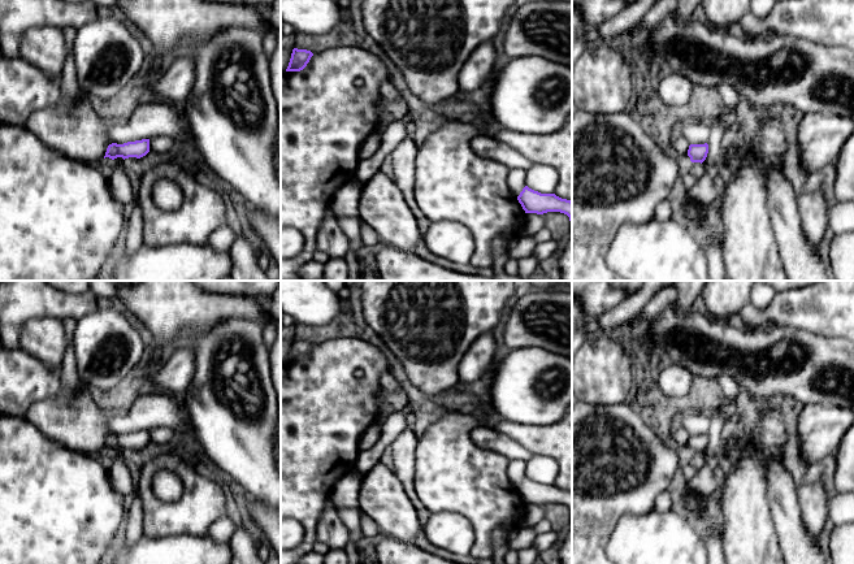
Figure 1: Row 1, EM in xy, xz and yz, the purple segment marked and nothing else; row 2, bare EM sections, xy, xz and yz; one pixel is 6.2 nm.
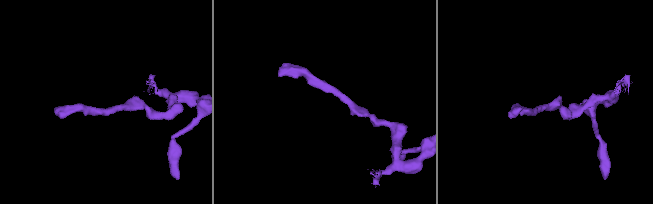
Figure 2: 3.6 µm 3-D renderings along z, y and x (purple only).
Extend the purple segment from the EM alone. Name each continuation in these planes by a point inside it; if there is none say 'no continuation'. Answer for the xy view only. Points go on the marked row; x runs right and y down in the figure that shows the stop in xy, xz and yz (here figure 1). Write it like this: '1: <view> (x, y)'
no continuation

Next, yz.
no continuation

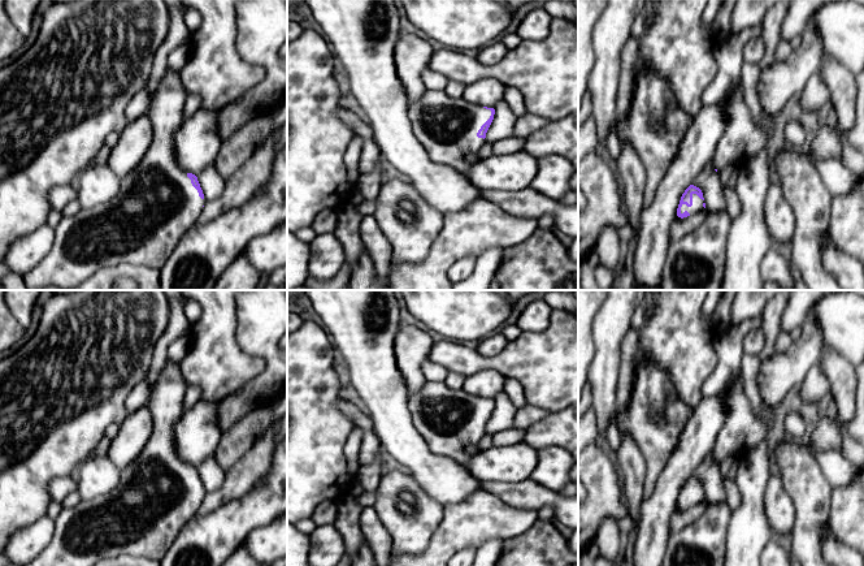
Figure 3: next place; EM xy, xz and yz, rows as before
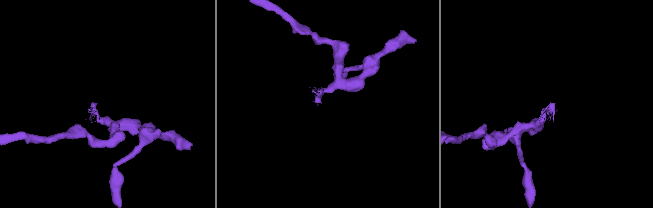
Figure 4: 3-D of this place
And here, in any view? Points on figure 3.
1: yz (697, 207)

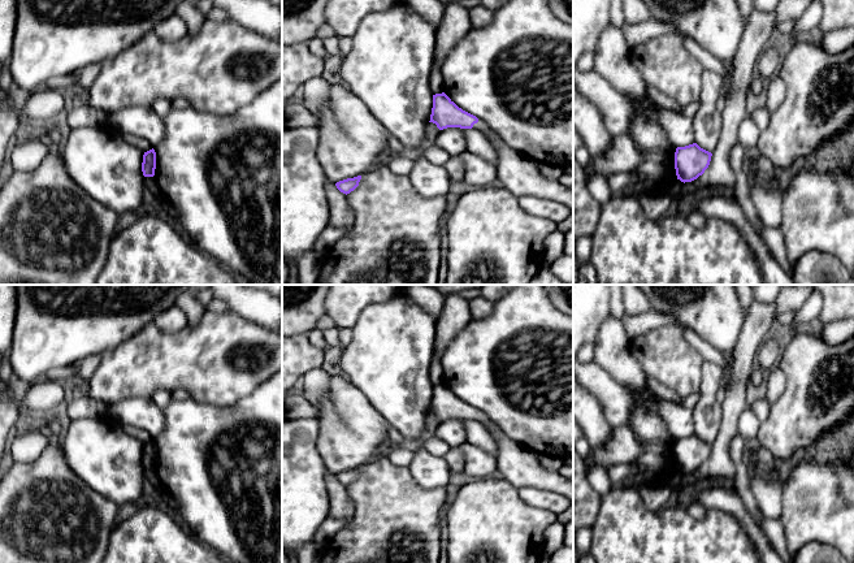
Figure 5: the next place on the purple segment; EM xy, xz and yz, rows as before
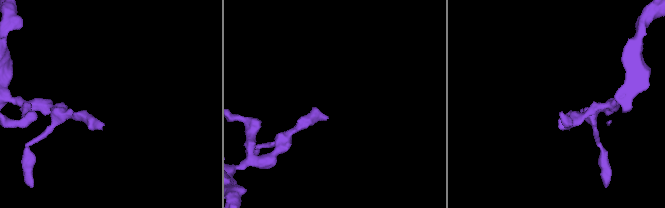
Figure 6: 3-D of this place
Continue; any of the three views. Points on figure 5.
1: xz (481, 126)

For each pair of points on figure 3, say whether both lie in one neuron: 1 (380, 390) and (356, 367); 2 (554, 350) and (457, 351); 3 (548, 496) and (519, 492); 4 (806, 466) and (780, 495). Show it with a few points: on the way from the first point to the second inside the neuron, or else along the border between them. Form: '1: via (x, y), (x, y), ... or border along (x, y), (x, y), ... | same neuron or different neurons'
1: via (374, 385), (361, 372) | same neuron
2: via (530, 361), (481, 362) | same neuron
3: via (541, 496), (526, 496) | same neuron
4: border along (780, 475), (784, 488), (795, 508), (797, 518) | different neurons

